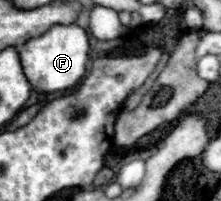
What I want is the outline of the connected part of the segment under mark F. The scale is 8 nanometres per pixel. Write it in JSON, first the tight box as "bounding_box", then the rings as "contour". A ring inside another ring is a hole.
{"bounding_box":[20,24,90,94],"contour":[[[56,24],[46,34],[38,38],[30,38],[26,44],[22,44],[20,60],[32,88],[48,94],[48,92],[70,90],[80,82],[80,78],[86,72],[88,52],[90,52],[90,44],[88,44],[88,34],[84,28],[80,28],[78,24],[68,24],[68,26]]]}

